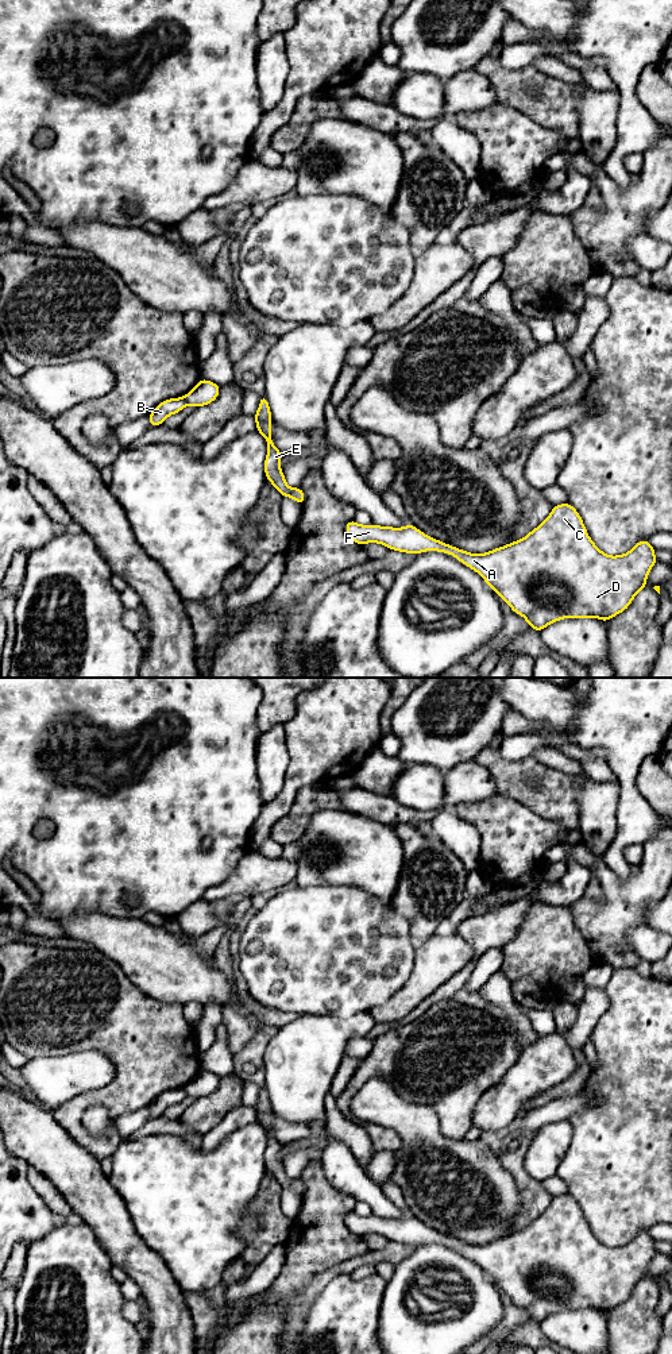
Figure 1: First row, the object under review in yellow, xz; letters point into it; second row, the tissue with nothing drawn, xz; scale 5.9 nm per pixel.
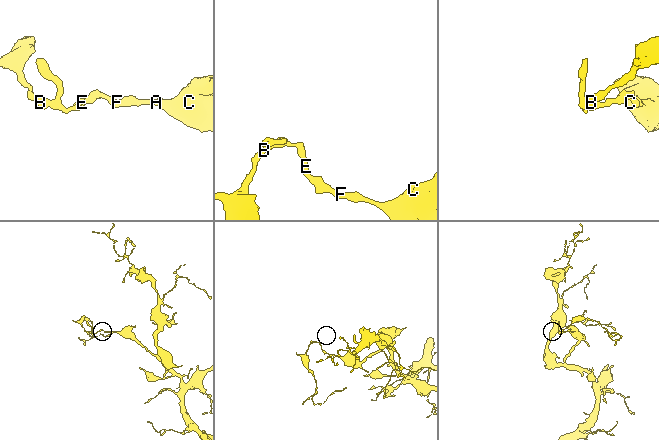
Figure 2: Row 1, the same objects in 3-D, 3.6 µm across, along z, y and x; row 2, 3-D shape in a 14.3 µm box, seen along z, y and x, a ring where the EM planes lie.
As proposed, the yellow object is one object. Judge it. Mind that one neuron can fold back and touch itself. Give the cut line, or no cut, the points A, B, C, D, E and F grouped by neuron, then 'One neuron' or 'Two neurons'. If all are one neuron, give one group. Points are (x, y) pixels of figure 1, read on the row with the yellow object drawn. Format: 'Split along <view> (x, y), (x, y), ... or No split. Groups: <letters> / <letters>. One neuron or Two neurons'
Split along xz (184, 397), (188, 404). Groups: A C D E F / B. Two neurons

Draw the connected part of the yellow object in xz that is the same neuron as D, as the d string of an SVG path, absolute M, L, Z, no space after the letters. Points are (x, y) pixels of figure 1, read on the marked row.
M568 504L555 505L551 514L524 539L486 553L470 553L426 536L413 524L402 528L345 524L347 536L356 544L379 543L406 553L439 551L451 553L476 571L486 583L528 621L538 633L561 618L599 618L607 622L629 607L636 594L646 586L650 568L659 563L654 548L640 540L627 553L610 556L590 539L582 517Z

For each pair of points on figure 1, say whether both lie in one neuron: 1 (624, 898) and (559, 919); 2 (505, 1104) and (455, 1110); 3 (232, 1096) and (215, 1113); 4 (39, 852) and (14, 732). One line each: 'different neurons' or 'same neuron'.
1: different neurons
2: different neurons
3: same neuron
4: same neuron

